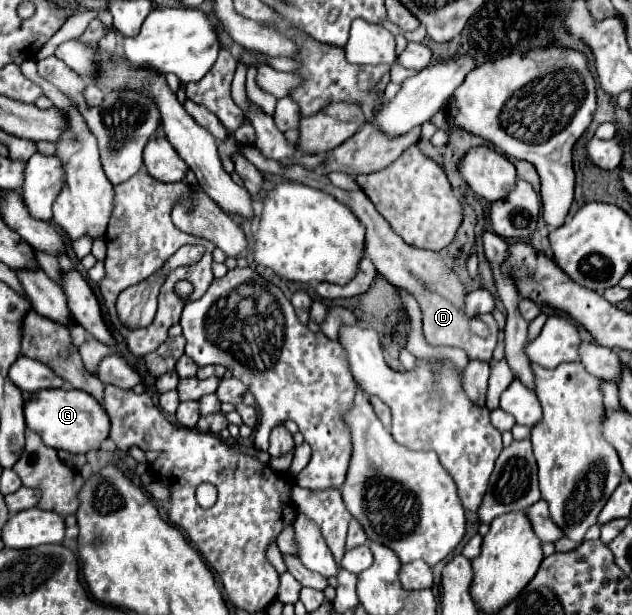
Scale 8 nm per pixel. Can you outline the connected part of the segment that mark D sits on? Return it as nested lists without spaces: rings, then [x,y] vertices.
[[[245,145],[243,147],[245,157],[263,173],[275,173],[275,175],[283,175],[291,181],[303,183],[303,185],[311,185],[317,189],[323,189],[327,193],[331,193],[333,197],[337,197],[339,201],[347,203],[353,213],[359,217],[359,221],[365,225],[367,229],[367,247],[365,247],[365,255],[373,261],[373,265],[377,267],[379,275],[383,275],[391,285],[395,287],[405,287],[409,289],[420,305],[423,313],[423,331],[425,337],[431,345],[451,345],[451,347],[461,347],[469,353],[471,359],[481,359],[481,361],[489,361],[493,355],[493,349],[497,345],[497,335],[499,335],[499,327],[493,319],[491,313],[485,315],[477,315],[477,317],[469,317],[465,315],[465,295],[467,289],[456,277],[456,274],[445,267],[445,261],[441,259],[439,253],[429,251],[429,249],[419,249],[413,245],[407,245],[391,227],[389,223],[377,213],[377,209],[373,207],[373,203],[367,199],[367,195],[359,189],[359,191],[345,191],[335,187],[327,175],[321,175],[321,171],[309,171],[301,165],[291,165],[291,167],[283,167],[277,161],[265,159],[253,145]]]

